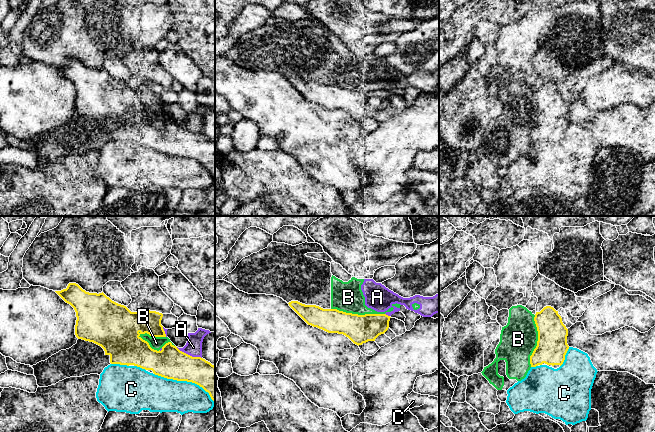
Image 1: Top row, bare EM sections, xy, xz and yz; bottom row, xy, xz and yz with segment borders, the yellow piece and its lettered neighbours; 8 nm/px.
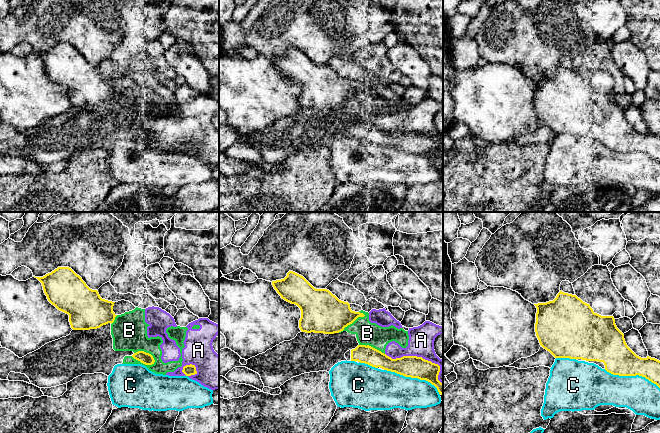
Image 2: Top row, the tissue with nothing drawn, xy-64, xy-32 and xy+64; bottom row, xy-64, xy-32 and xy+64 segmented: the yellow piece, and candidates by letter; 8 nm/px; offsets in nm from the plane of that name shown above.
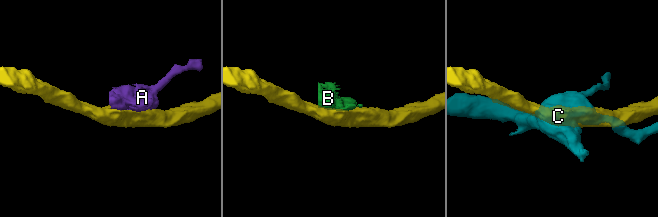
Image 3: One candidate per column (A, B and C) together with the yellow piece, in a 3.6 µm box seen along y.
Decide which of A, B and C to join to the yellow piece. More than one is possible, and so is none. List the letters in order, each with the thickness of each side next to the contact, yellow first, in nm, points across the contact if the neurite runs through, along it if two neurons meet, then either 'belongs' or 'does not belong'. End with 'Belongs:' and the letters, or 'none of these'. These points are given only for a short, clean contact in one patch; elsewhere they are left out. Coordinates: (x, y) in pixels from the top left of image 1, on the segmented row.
A: 260/140 nm | does not belong
B: 220/240 nm | does not belong
C: 260/280 nm | does not belong
Belongs: none of these

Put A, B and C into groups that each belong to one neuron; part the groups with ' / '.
A B / C

